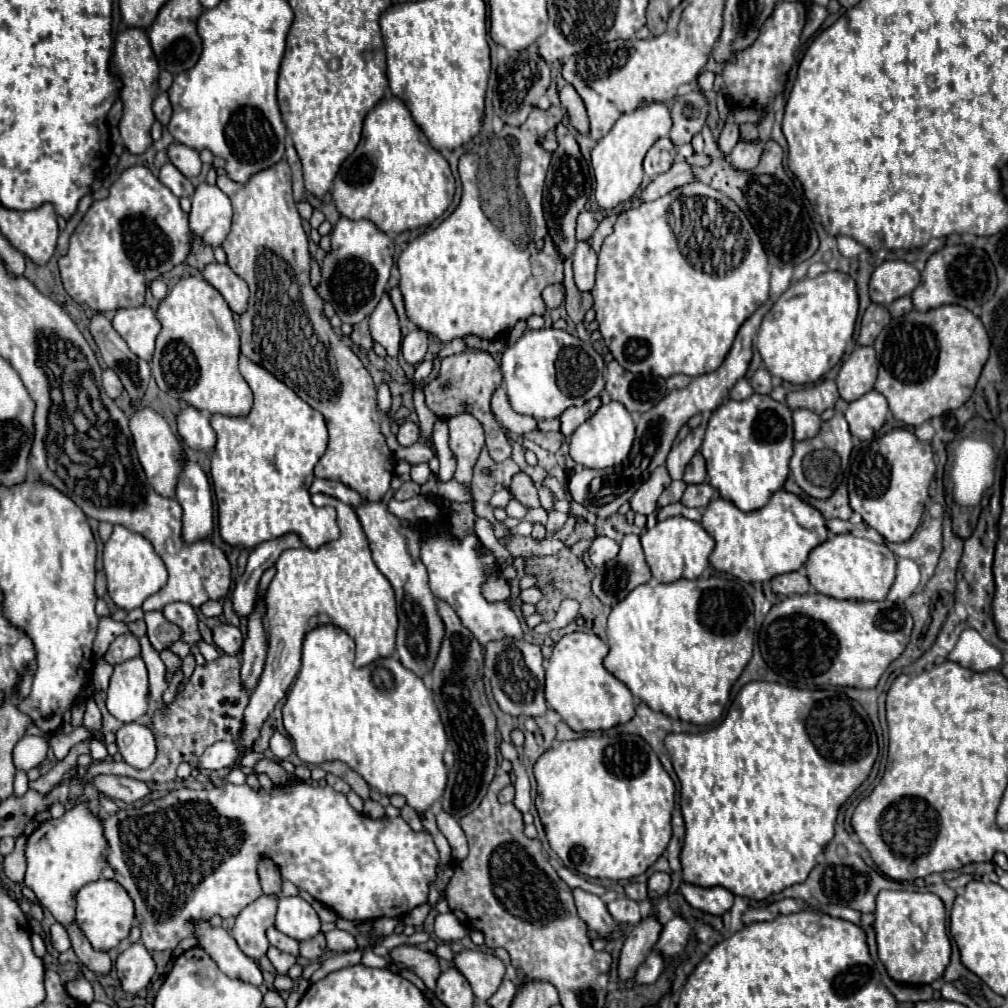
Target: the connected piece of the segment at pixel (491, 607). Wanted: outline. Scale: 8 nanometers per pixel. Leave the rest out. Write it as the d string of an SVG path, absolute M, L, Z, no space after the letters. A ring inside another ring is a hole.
M430 529L426 533L426 537L422 539L422 561L428 569L430 575L430 589L438 599L448 601L454 611L460 615L464 627L468 627L474 637L478 639L478 643L484 647L490 641L498 641L502 637L514 637L514 639L522 639L522 629L520 629L520 621L516 617L516 613L512 611L512 607L508 605L508 601L500 601L500 603L488 603L482 593L480 587L486 579L486 573L490 569L496 567L494 557L478 545L476 537L464 537L464 539L456 539L452 537L450 541L446 539L446 531L436 531Z

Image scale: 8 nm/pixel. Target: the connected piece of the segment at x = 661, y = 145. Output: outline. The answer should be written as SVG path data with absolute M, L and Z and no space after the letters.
M668 137L658 139L650 147L650 151L646 153L646 157L644 157L644 173L648 177L656 177L660 173L666 173L672 167L674 157L676 157L676 149L674 149L672 141Z

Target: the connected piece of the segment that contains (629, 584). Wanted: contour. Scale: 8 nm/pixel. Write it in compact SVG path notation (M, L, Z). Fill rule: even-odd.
M628 533L620 543L620 553L606 563L594 581L594 593L604 601L606 591L612 603L616 603L622 601L634 587L648 583L650 579L652 575L644 559L640 537L636 533Z

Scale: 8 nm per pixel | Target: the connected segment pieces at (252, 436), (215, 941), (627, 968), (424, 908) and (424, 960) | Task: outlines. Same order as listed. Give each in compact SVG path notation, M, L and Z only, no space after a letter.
M240 355L240 373L244 375L254 393L254 405L250 413L244 417L228 417L228 415L210 417L210 425L218 437L210 457L210 475L218 501L222 539L230 545L240 545L244 549L254 549L256 545L286 535L290 531L296 531L302 537L302 543L310 549L318 549L320 545L338 539L340 531L336 525L336 511L314 507L308 493L312 469L326 451L328 443L328 431L322 413L314 411L290 387L274 379L270 371L258 367L258 363L250 363L250 359L246 359L244 355Z
M192 921L192 923L198 947L202 947L216 961L222 973L234 979L248 981L256 987L262 983L262 973L258 963L240 951L238 943L226 929L212 927L210 921Z
M648 917L646 921L642 919L642 923L638 923L630 931L630 935L626 935L624 947L620 951L620 961L618 961L620 983L626 983L628 979L634 979L638 965L646 959L646 955L658 943L660 931L662 931L662 925L658 923L658 919Z
M428 902L414 908L410 913L408 913L408 915L406 915L404 919L405 924L414 927L422 926L431 909L432 907L430 907Z
M400 945L390 951L390 961L398 961L404 967L412 969L428 989L436 987L436 979L440 975L440 961L434 953L422 951L416 945Z

